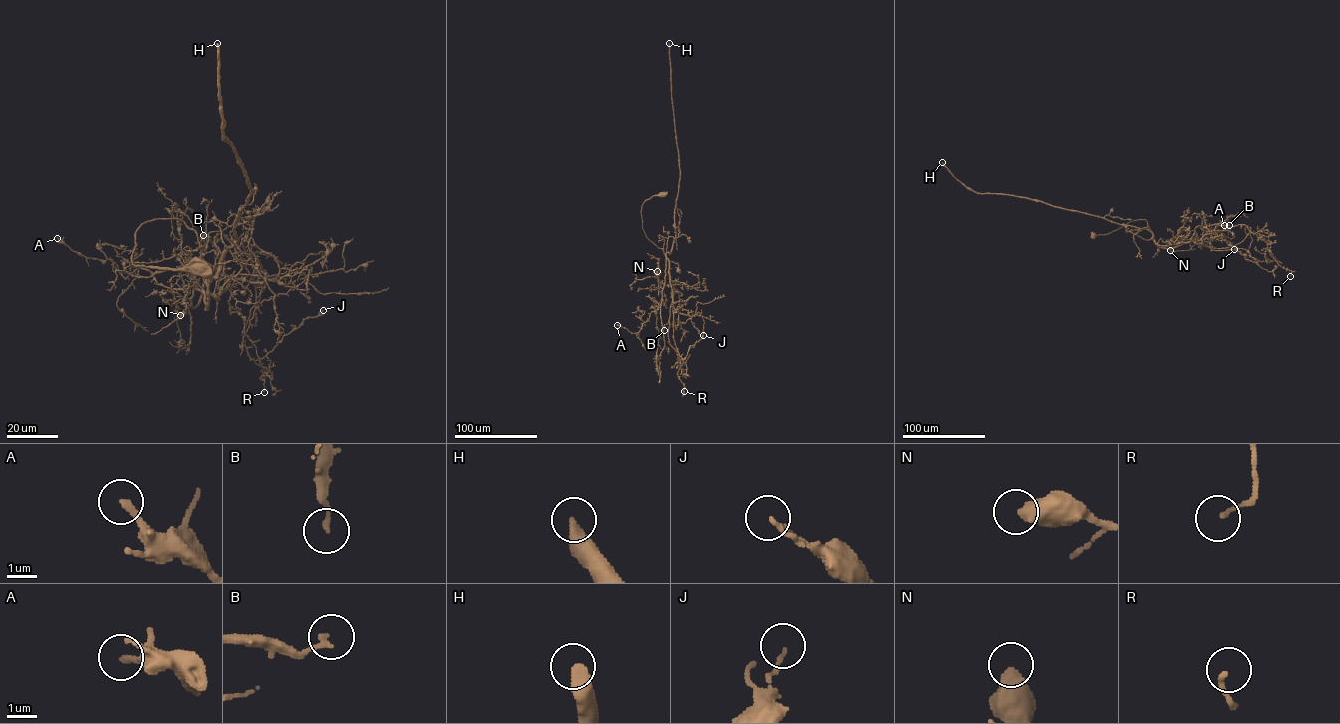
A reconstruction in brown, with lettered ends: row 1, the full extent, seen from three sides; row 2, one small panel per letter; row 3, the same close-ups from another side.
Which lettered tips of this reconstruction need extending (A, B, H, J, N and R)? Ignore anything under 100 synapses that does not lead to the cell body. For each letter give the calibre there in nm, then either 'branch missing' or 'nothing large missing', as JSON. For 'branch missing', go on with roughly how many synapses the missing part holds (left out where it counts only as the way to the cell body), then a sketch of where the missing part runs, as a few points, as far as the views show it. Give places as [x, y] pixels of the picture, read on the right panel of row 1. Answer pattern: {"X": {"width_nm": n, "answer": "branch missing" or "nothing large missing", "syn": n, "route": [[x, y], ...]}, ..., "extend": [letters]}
{"A": {"width_nm": 240, "answer": "nothing large missing"}, "B": {"width_nm": 160, "answer": "nothing large missing"}, "H": {"width_nm": 400, "answer": "branch missing", "syn": 1500}, "J": {"width_nm": 130, "answer": "nothing large missing"}, "N": {"width_nm": 550, "answer": "nothing large missing"}, "R": {"width_nm": 140, "answer": "nothing large missing"}, "extend": ["H"]}

